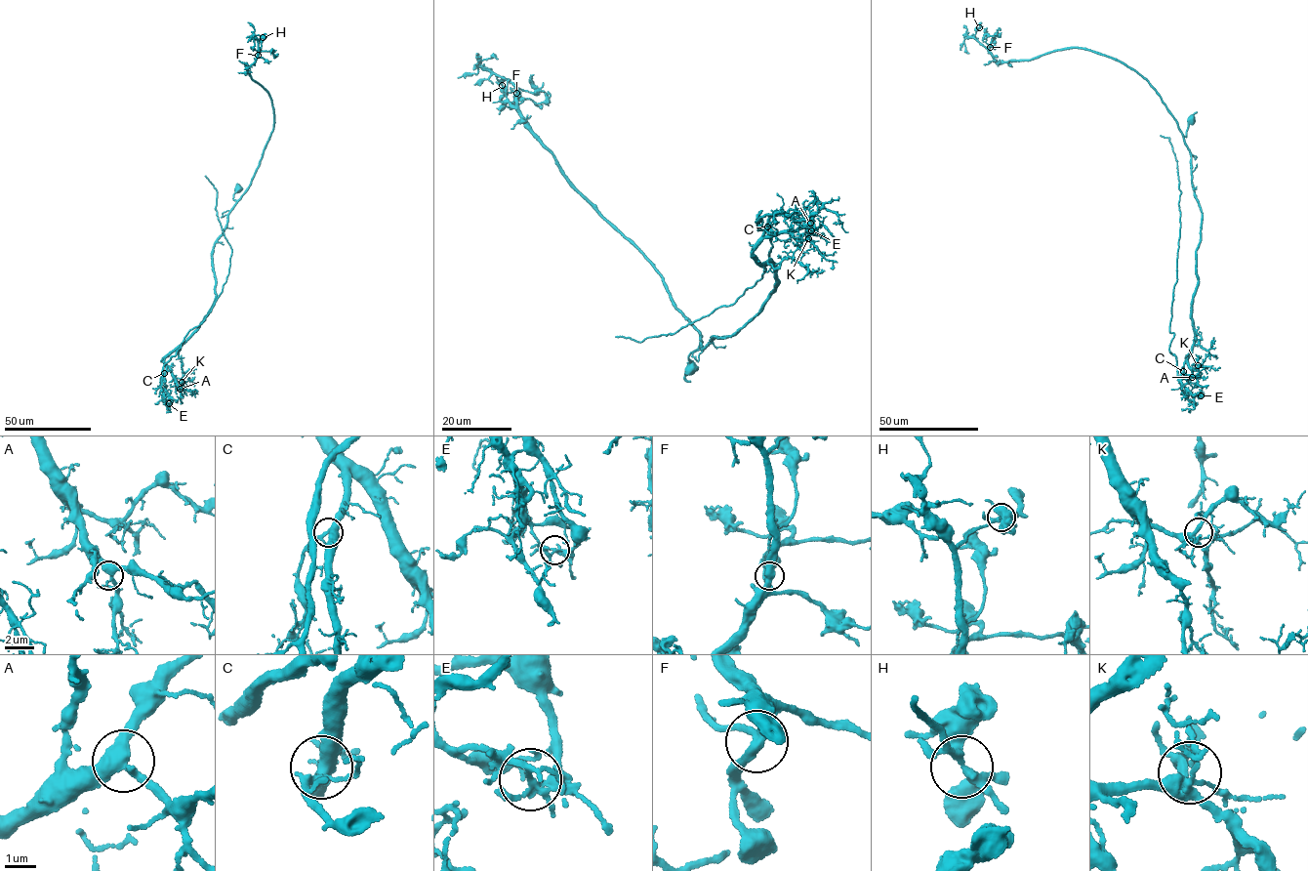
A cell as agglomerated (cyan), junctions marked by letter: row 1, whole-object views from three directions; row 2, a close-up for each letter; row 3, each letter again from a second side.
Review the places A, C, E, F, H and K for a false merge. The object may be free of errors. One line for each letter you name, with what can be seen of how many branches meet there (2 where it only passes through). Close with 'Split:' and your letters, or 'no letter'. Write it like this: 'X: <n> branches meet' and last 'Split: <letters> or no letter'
E: 6 branches meet
Split: E

